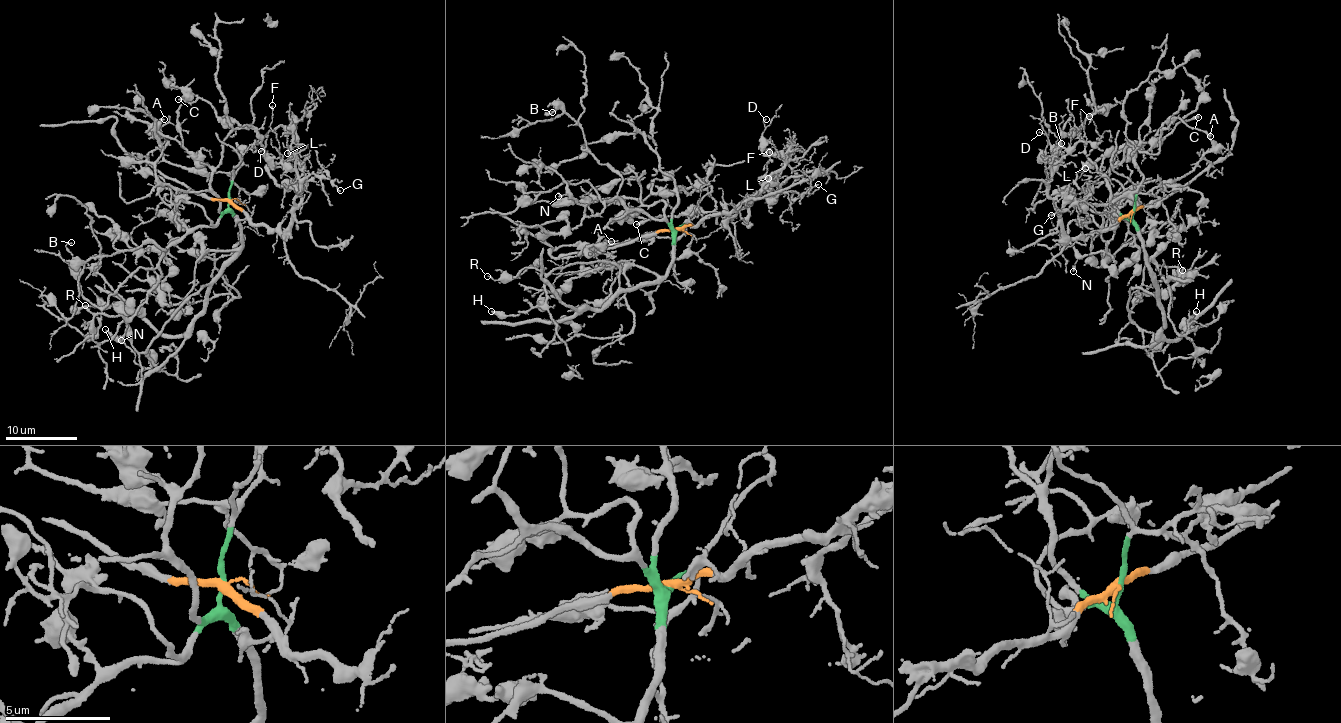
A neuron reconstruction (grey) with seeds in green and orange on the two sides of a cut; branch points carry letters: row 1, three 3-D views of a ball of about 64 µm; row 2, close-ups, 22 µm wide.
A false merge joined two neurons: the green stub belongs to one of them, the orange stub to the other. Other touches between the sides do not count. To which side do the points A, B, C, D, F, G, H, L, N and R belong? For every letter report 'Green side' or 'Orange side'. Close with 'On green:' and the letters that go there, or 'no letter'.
A: Green side
B: Green side
C: Green side
D: Orange side
F: Orange side
G: Orange side
H: Green side
L: Orange side
N: Green side
R: Green side
On green: A, B, C, H, N, R

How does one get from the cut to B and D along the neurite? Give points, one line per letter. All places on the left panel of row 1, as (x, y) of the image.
B: (229, 200), (212, 227), (195, 226), (164, 251), (147, 242), (111, 256), (77, 260), (66, 246), (72, 242)
D: (229, 200), (245, 210), (254, 223), (276, 231), (288, 226), (301, 180), (282, 165), (272, 165), (260, 151)

